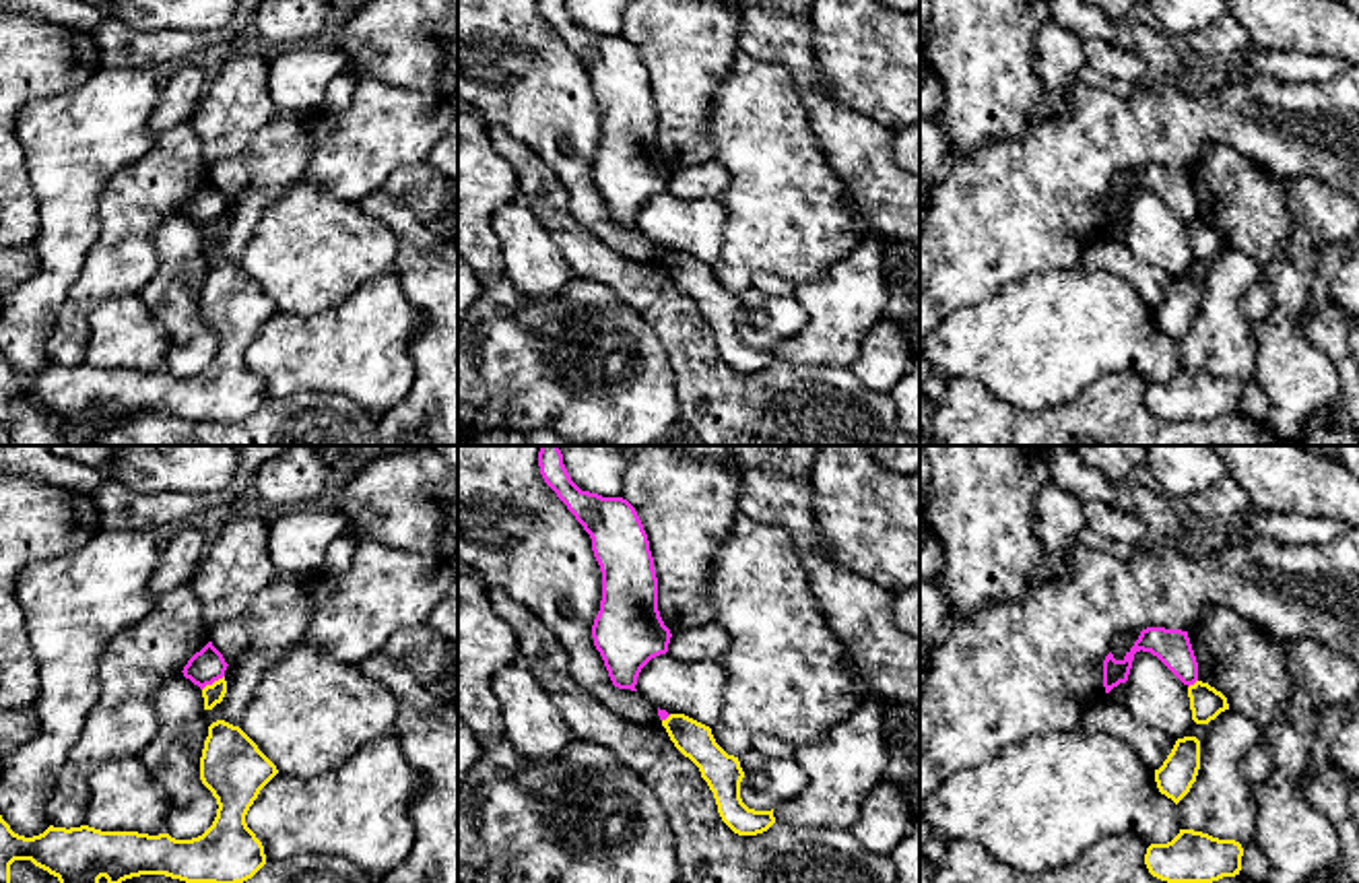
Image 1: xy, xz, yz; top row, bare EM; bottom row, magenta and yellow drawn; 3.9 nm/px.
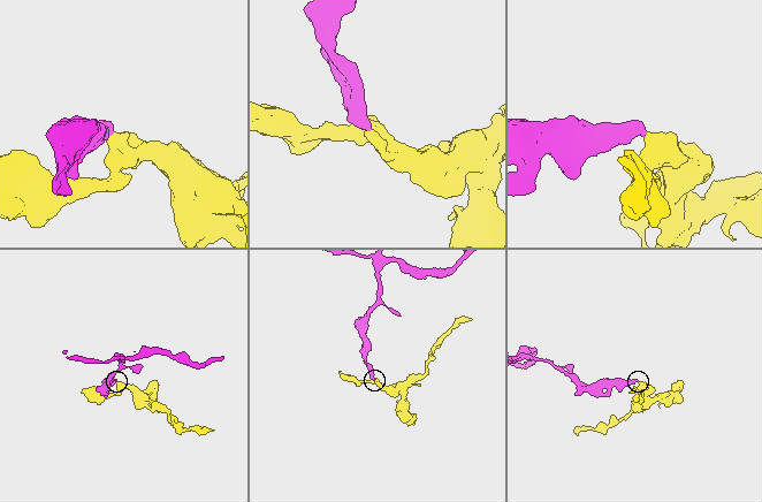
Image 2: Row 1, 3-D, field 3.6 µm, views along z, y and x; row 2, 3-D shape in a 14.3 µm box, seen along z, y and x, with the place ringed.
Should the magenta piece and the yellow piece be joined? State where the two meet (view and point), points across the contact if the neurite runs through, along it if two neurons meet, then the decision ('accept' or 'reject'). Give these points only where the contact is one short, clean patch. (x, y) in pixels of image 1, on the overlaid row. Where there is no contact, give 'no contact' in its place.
meets magenta in xy at (213, 681); border along xy (223, 675), (203, 690); reject

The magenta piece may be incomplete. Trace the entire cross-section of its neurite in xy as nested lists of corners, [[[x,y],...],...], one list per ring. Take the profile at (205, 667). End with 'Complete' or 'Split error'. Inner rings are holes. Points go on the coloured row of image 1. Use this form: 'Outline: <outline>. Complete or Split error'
Outline: [[[208,642],[200,652],[196,652],[188,664],[184,666],[184,677],[190,679],[194,685],[204,689],[214,681],[225,677],[227,662],[223,654]]]. Complete

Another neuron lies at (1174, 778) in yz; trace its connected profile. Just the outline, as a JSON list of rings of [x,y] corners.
[[[1196,737],[1178,739],[1159,770],[1155,782],[1161,794],[1175,805],[1190,792],[1200,770],[1200,741]]]

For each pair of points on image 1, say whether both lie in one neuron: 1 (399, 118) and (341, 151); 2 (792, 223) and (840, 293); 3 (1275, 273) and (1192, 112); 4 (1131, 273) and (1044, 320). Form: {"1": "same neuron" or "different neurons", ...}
{"1": "same neuron", "2": "different neurons", "3": "different neurons", "4": "different neurons"}

